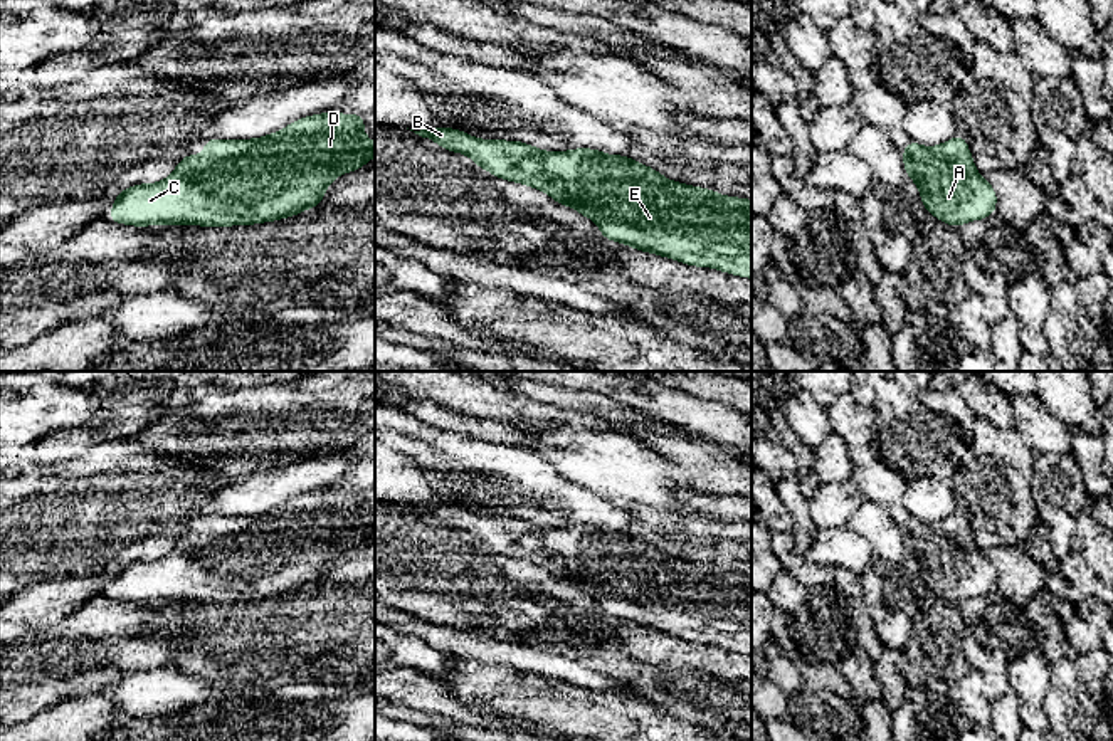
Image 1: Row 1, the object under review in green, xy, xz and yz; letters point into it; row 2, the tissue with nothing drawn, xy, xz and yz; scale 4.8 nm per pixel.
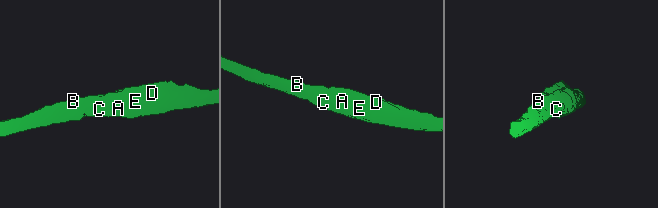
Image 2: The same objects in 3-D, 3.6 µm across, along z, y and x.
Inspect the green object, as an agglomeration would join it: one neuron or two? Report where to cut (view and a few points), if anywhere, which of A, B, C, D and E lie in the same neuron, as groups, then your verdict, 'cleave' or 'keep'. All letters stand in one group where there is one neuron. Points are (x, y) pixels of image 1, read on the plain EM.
no cut | A B C D E | keep

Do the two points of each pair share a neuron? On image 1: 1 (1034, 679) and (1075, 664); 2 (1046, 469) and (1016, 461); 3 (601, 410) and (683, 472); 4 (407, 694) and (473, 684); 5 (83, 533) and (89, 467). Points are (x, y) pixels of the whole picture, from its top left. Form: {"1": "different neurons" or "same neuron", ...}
{"1": "different neurons", "2": "different neurons", "3": "same neuron", "4": "different neurons", "5": "same neuron"}

